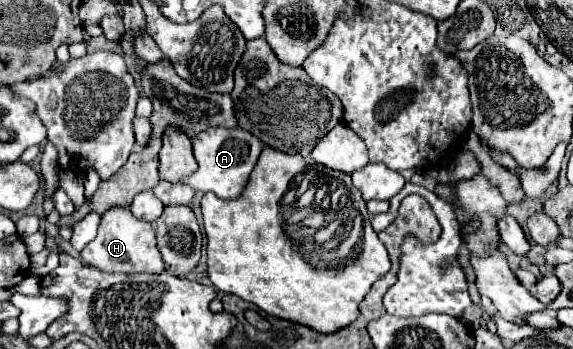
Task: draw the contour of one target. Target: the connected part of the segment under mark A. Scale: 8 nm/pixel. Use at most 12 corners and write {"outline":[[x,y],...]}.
{"outline":[[206,129],[194,139],[196,191],[234,199],[262,143],[244,129]]}

